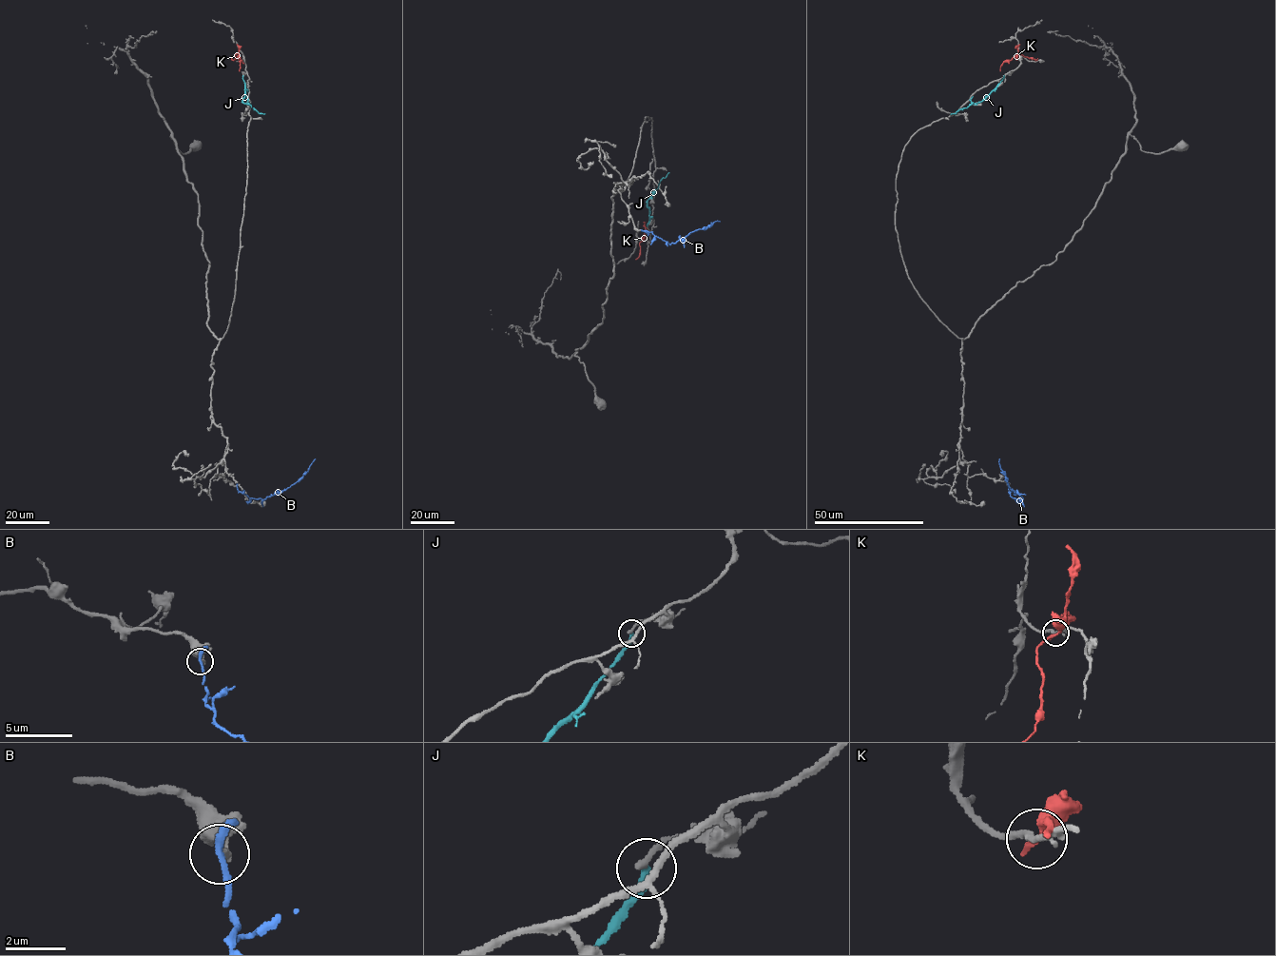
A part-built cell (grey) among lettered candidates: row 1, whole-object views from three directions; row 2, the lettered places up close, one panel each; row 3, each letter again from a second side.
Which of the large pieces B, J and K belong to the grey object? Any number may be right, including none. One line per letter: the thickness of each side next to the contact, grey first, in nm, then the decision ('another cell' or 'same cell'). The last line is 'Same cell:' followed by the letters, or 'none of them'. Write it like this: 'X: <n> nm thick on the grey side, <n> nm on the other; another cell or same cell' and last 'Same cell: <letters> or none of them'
B: 240 nm thick on the grey side, 200 nm on the other; another cell
J: 200 nm thick on the grey side, 260 nm on the other; another cell
K: 200 nm thick on the grey side, 480 nm on the other; another cell
Same cell: none of them

